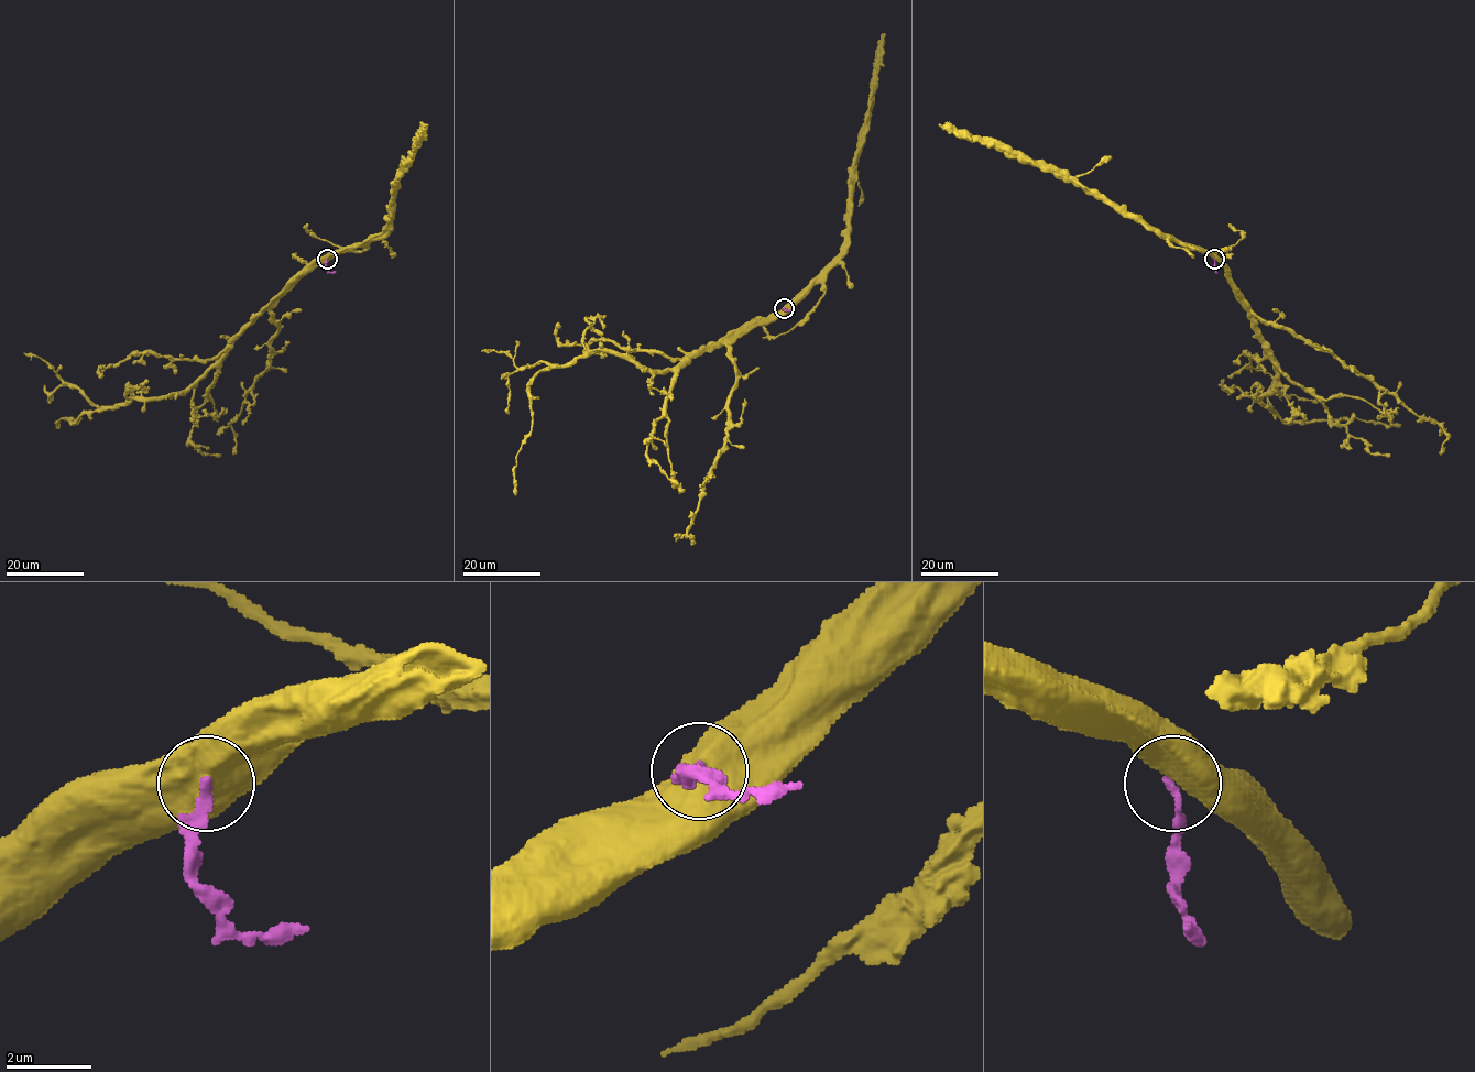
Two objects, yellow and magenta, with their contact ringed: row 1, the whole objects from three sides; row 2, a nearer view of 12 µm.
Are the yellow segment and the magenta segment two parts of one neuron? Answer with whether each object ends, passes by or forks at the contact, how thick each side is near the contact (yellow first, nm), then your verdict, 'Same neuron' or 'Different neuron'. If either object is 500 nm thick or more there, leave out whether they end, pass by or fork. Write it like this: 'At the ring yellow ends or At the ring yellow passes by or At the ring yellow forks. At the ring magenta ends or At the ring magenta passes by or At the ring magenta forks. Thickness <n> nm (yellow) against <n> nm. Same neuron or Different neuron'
Thickness 750 nm (yellow) against 200 nm. Different neuron

